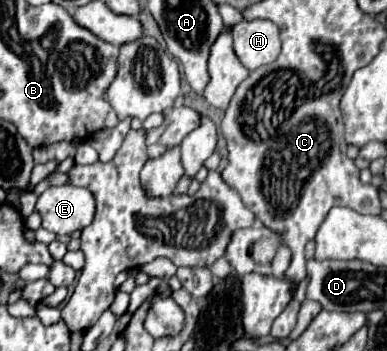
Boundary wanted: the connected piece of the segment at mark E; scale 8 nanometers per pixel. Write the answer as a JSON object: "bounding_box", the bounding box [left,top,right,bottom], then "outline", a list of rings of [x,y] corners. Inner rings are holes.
{"bounding_box":[37,184,95,236],"outline":[[[71,184],[51,186],[37,200],[37,212],[43,218],[43,228],[57,236],[73,234],[93,222],[95,198],[87,188]]]}

